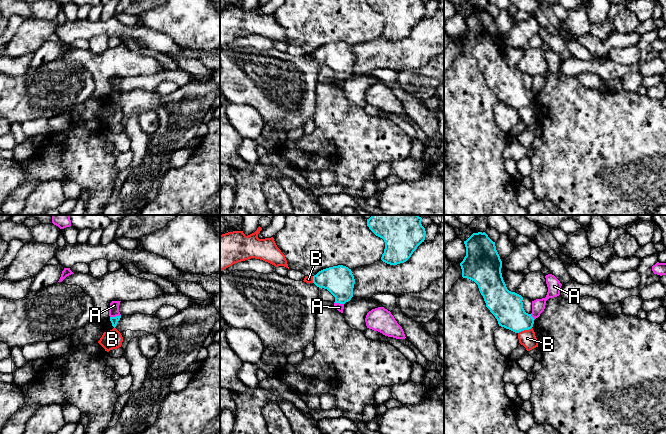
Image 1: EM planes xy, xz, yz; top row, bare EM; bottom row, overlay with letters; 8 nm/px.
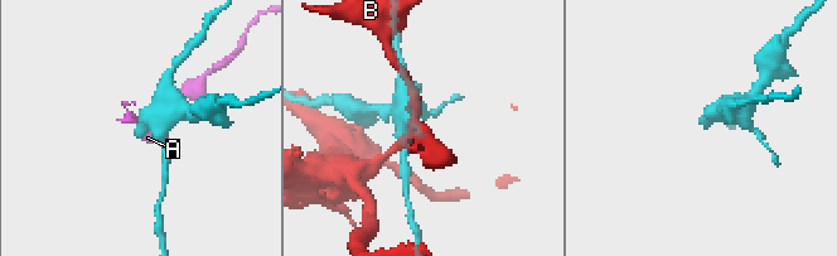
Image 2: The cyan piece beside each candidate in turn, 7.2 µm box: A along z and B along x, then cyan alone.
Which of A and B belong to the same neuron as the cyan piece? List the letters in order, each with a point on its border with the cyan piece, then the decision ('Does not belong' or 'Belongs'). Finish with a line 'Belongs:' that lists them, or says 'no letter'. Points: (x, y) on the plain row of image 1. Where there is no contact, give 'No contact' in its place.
A: Touches cyan at xy (116, 92). Does not belong
B: Touches cyan at yz (524, 105). Does not belong
Belongs: no letter

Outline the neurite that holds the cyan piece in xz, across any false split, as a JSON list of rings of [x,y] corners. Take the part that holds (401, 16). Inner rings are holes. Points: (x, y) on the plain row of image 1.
[[[367,0],[385,18],[381,36],[390,41],[406,38],[424,18],[426,7],[422,0]]]

